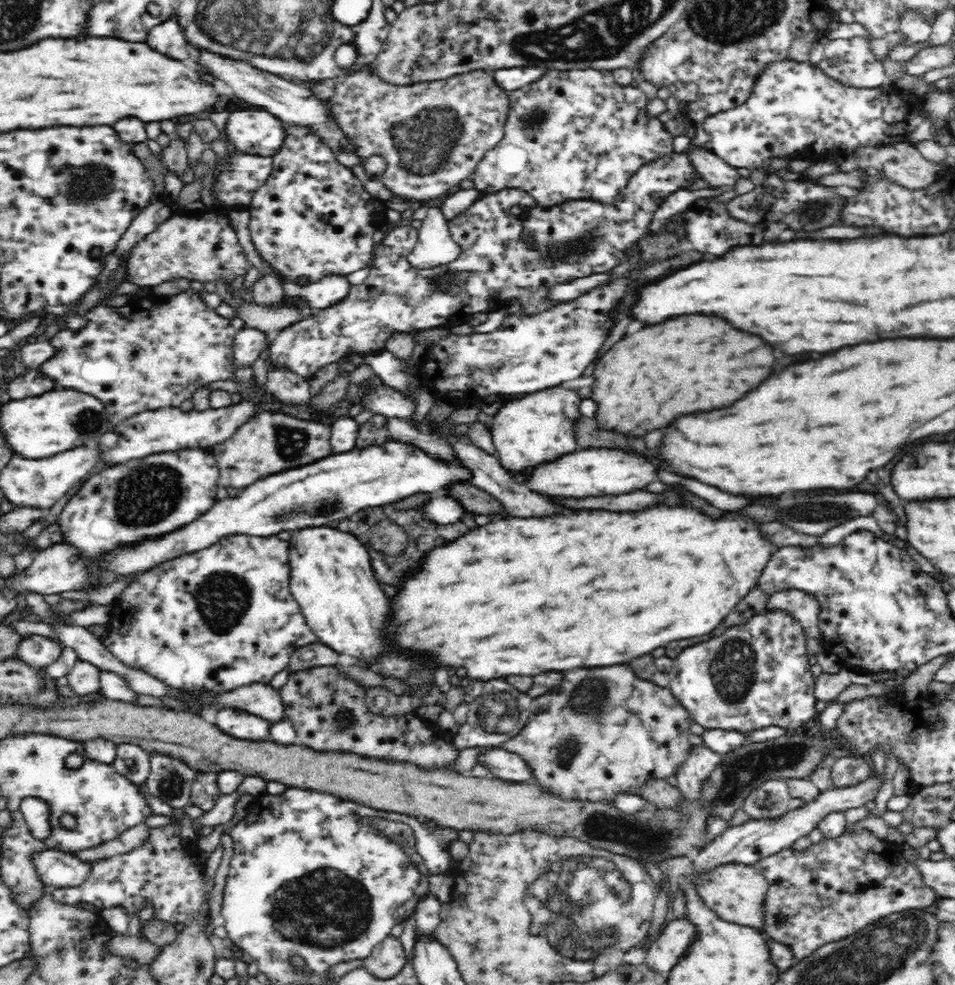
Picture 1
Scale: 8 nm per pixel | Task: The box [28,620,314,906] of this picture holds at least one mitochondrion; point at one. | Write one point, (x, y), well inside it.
(170, 782)

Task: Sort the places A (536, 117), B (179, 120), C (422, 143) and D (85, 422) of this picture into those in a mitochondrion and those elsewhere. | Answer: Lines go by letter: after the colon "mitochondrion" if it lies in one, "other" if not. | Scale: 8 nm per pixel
A: mitochondrion
B: other
C: mitochondrion
D: mitochondrion

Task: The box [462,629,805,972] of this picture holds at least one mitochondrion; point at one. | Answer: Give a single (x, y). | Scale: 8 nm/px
(589, 889)

